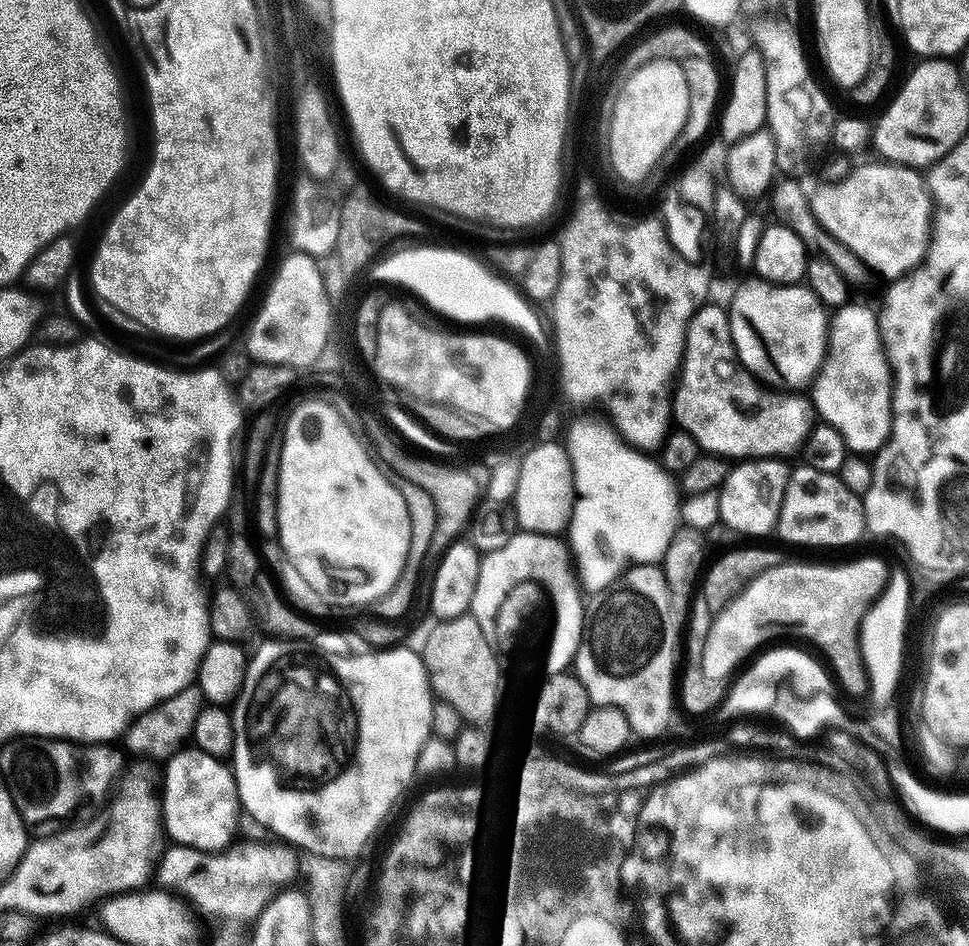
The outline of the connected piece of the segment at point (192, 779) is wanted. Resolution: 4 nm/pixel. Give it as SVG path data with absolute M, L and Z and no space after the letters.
M185 746L163 765L162 828L169 841L206 852L219 851L233 841L236 819L242 816L236 780L227 763L195 746Z

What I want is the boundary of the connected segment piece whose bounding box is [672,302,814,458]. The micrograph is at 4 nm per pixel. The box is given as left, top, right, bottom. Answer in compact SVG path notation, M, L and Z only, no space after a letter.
M706 302L690 318L684 343L684 363L672 393L672 414L681 429L694 434L705 453L733 458L789 458L803 449L814 427L814 409L807 395L792 390L773 390L765 386L736 359L736 347L730 334L727 307Z

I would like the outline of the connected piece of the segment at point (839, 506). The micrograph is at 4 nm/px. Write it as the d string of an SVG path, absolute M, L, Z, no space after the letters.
M793 467L788 473L775 535L788 544L809 544L812 548L840 548L865 535L863 499L846 490L837 473L799 467Z

